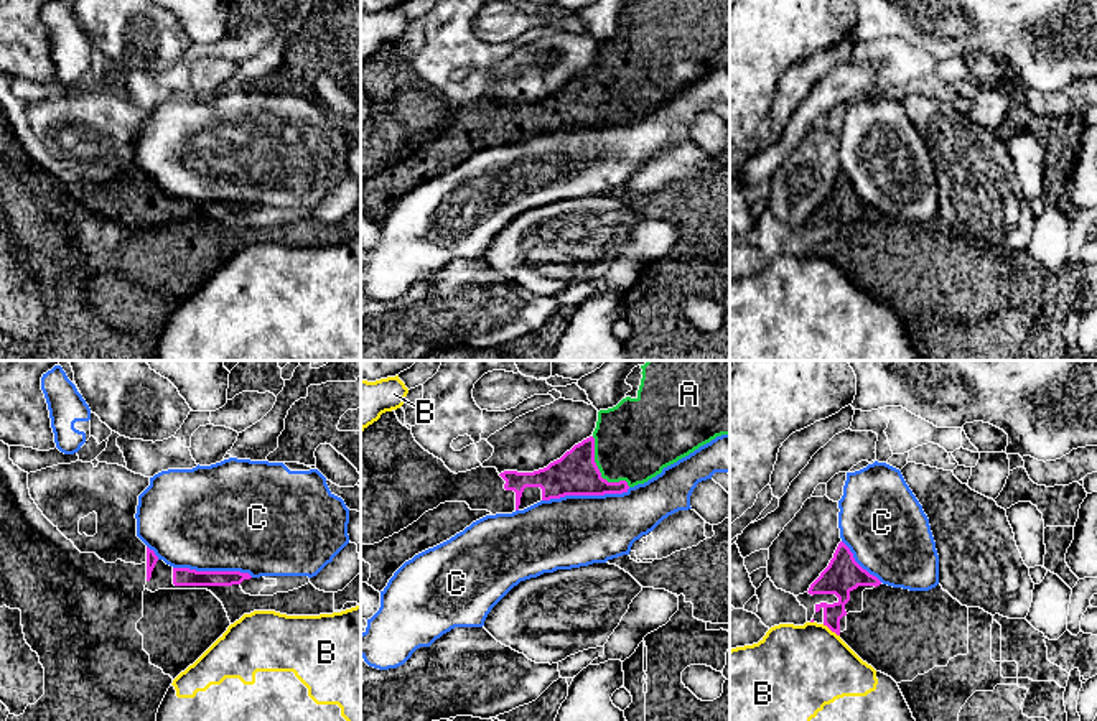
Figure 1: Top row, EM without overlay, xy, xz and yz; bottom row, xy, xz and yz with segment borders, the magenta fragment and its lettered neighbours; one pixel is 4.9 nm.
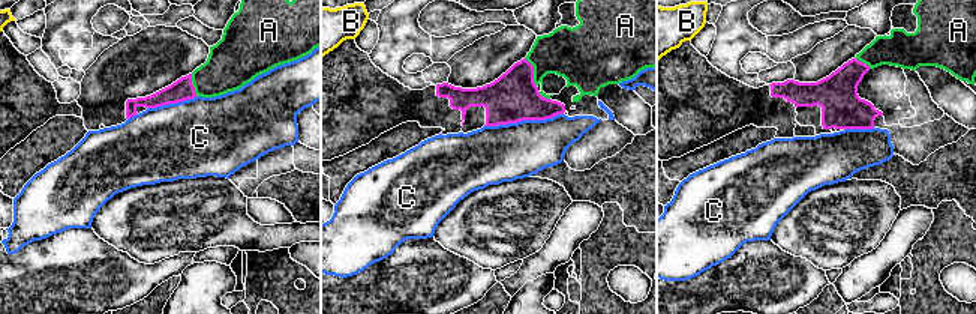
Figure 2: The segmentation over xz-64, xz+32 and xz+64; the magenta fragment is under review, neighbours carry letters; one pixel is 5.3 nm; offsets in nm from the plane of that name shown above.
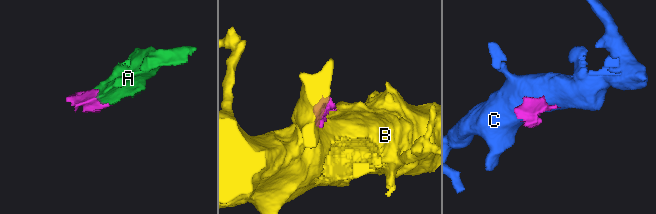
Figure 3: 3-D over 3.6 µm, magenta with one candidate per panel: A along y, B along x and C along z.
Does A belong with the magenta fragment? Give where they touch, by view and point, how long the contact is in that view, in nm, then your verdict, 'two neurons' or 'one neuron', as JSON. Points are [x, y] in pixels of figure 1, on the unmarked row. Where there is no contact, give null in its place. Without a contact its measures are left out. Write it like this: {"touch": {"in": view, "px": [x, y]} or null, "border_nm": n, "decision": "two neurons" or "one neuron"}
{"touch": {"in": "xz", "px": [598, 102]}, "border_nm": 320, "decision": "one neuron"}

